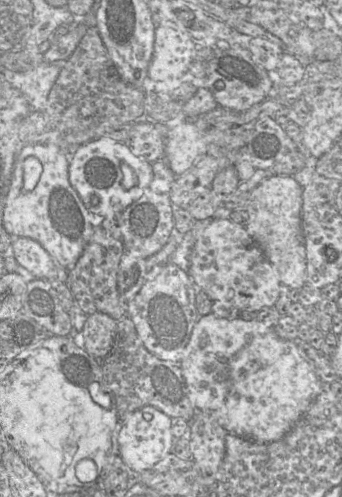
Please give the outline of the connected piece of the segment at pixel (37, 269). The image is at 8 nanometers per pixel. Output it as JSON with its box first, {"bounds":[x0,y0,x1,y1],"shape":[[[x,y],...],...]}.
{"bounds":[11,237,68,281],"shape":[[[16,237],[11,244],[18,265],[37,279],[67,281],[68,270],[60,266],[37,241],[28,237]]]}

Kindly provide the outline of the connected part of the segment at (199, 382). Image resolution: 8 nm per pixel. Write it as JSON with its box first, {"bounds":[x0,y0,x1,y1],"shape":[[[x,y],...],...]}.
{"bounds":[181,313,325,443],"shape":[[[213,313],[200,316],[194,325],[181,369],[196,412],[207,412],[227,433],[257,443],[278,441],[288,434],[325,387],[300,354],[297,343],[281,338],[274,327],[257,320],[222,318]]]}

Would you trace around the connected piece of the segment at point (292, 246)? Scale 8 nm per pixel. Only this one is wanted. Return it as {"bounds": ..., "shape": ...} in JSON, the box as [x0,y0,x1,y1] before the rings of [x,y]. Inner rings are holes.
{"bounds":[187,173,306,311],"shape":[[[271,173],[264,179],[252,192],[245,206],[248,213],[248,222],[242,226],[233,222],[230,218],[211,218],[209,225],[203,230],[202,234],[196,239],[190,254],[190,266],[187,273],[198,290],[204,291],[212,301],[219,301],[225,306],[235,307],[238,310],[260,311],[264,308],[273,307],[280,296],[280,285],[291,288],[302,288],[306,284],[306,249],[302,235],[302,192],[303,187],[290,175],[276,175]]]}

